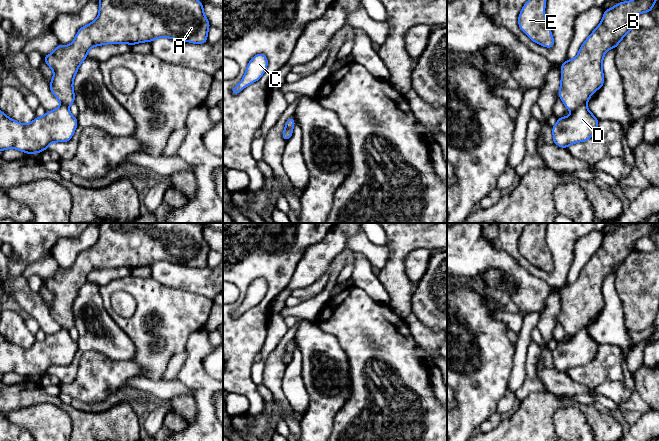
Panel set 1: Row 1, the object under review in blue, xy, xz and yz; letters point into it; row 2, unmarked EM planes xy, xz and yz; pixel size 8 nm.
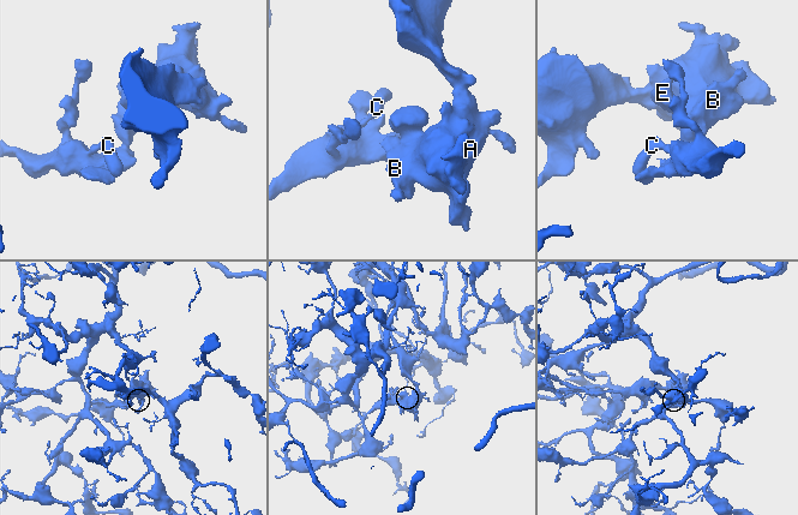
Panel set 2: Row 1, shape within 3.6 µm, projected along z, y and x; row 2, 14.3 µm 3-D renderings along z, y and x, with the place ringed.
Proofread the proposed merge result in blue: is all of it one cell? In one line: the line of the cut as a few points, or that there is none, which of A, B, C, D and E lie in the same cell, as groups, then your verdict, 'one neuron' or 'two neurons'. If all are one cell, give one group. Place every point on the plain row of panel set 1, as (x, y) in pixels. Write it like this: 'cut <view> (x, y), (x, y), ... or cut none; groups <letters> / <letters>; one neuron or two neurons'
cut yz (585, 327), (573, 335); groups A B E / C D; two neurons

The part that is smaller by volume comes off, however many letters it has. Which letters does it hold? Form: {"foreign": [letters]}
{"foreign": ["A", "B", "E"]}

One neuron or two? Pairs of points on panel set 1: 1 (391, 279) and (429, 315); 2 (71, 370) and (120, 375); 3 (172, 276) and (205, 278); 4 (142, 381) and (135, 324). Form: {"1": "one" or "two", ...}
{"1": "two", "2": "two", "3": "one", "4": "two"}

